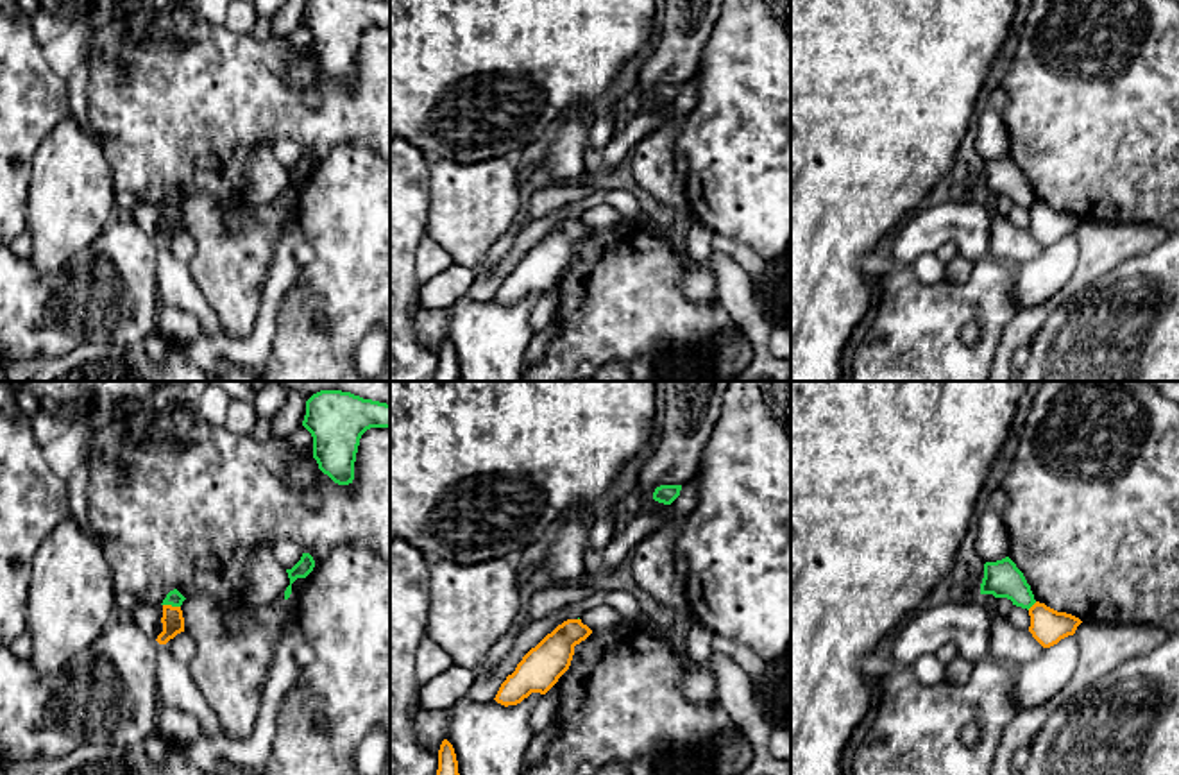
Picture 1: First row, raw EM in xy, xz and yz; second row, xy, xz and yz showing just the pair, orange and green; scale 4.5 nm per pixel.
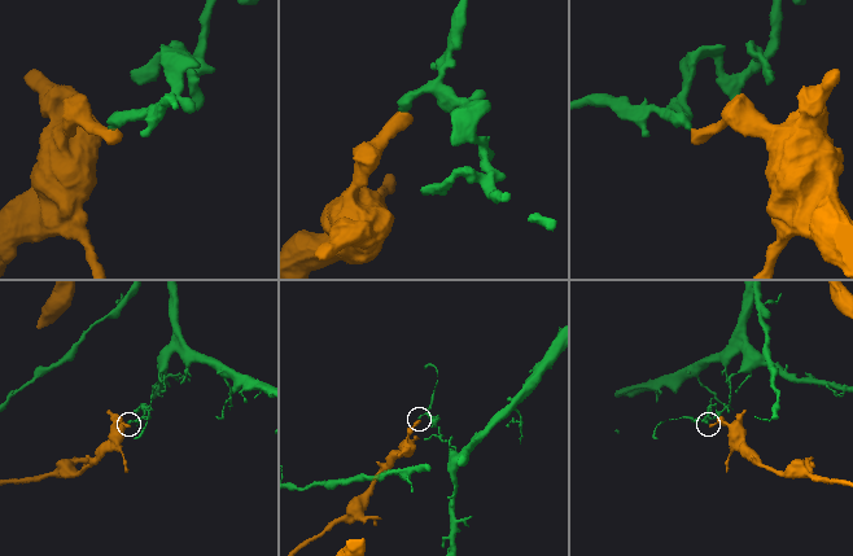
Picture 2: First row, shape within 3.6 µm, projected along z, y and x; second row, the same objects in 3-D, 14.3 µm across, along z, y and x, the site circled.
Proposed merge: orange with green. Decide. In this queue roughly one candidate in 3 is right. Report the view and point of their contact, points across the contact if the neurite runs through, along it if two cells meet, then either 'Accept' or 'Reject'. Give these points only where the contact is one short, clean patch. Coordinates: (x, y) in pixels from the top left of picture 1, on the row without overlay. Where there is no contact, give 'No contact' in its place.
Touches orange at xy (170, 204). Boundary: xy (163, 203), (179, 206). Reject

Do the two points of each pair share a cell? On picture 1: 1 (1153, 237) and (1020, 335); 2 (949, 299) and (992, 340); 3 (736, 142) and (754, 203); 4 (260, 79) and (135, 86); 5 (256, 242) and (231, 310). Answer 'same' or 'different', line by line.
1: same
2: same
3: same
4: same
5: same

